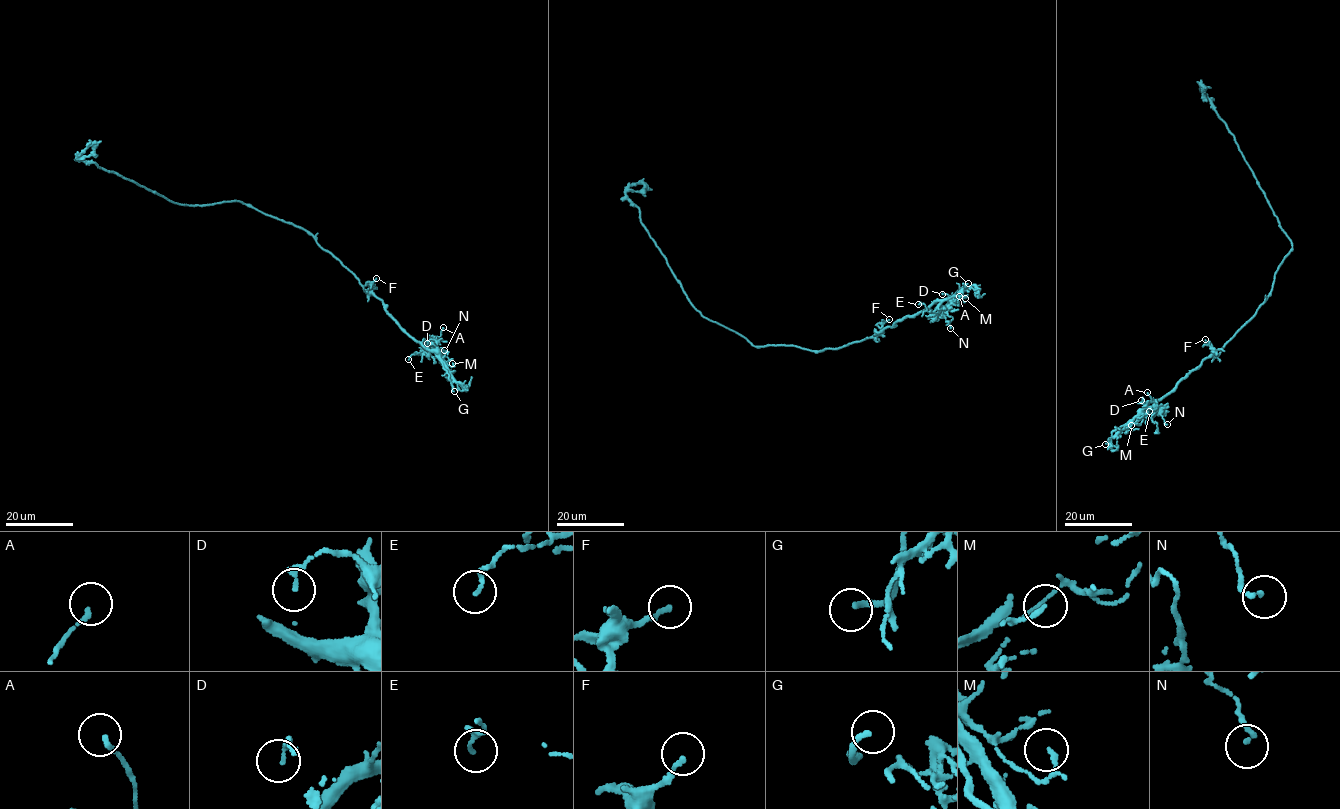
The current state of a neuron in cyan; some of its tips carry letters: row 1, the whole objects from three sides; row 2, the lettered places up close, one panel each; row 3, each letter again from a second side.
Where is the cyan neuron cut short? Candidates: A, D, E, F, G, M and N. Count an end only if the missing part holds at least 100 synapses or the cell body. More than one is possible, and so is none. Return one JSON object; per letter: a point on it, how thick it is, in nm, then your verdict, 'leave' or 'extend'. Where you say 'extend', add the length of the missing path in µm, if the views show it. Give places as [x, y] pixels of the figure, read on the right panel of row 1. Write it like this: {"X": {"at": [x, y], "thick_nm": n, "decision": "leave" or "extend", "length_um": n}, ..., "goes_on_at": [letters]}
{"A": {"at": [1147, 392], "thick_nm": 140, "decision": "leave"}, "D": {"at": [1141, 400], "thick_nm": 170, "decision": "leave"}, "E": {"at": [1149, 411], "thick_nm": 140, "decision": "leave"}, "F": {"at": [1205, 339], "thick_nm": 160, "decision": "leave"}, "G": {"at": [1105, 444], "thick_nm": 190, "decision": "extend", "length_um": 50}, "M": {"at": [1131, 425], "thick_nm": 140, "decision": "leave"}, "N": {"at": [1167, 424], "thick_nm": 120, "decision": "leave"}, "goes_on_at": ["G"]}

